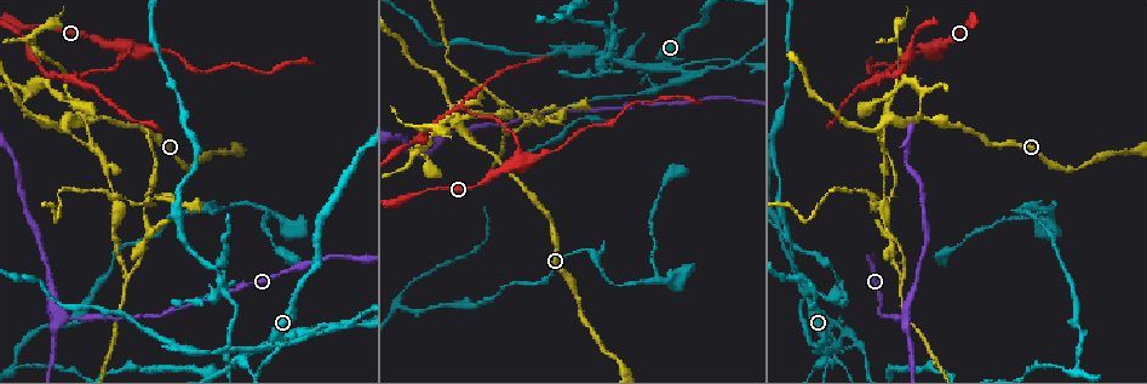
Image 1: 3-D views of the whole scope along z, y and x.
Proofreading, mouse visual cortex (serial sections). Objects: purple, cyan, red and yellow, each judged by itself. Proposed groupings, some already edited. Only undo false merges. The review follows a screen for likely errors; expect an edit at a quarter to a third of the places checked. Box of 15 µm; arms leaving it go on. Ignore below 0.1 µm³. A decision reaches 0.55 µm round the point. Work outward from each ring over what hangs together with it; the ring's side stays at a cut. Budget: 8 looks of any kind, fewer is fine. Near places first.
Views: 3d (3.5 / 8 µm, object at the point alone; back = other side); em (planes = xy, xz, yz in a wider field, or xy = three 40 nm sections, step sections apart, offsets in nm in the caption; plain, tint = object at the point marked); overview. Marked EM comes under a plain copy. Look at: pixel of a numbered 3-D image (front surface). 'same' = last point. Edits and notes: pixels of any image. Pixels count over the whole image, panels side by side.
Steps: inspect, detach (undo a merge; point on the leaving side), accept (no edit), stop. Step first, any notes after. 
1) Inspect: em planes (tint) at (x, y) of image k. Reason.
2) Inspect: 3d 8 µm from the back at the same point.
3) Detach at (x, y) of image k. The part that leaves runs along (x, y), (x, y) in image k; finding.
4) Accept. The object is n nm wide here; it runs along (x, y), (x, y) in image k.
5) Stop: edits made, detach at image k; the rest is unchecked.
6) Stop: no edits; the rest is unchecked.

Inspect: 3d 8 µm at (924, 45) of image 1. Abrupt turn.

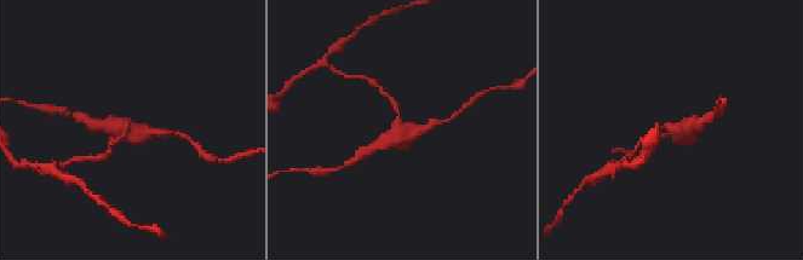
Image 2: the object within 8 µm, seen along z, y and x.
Inspect: 3d 3.5 µm at (397, 125) of image 2.

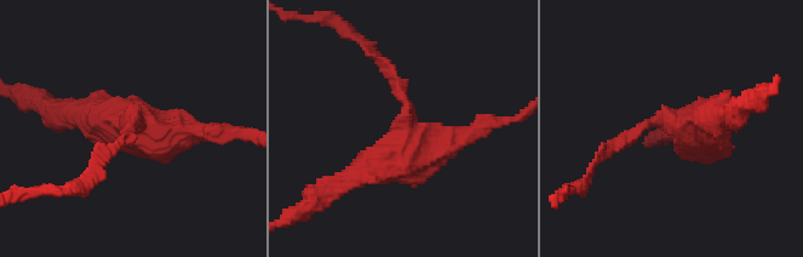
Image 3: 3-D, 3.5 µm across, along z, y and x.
Inspect: em xy step 2 (tint) at (672, 120) of image 3.

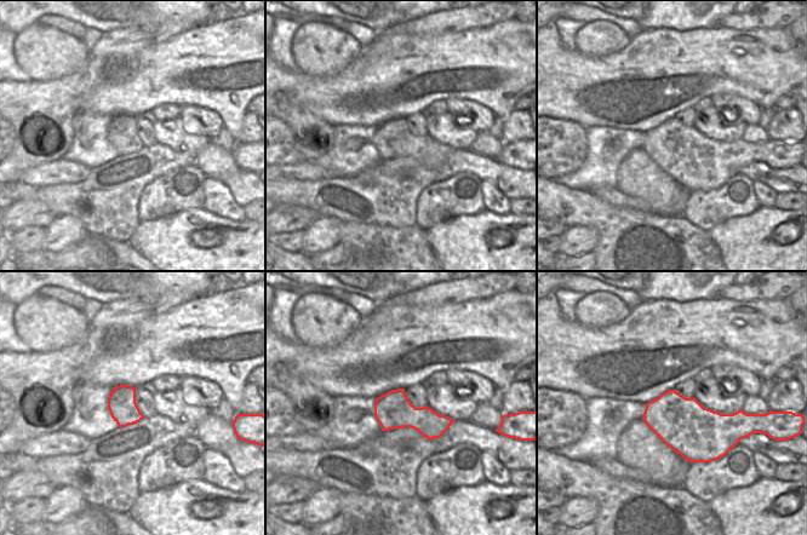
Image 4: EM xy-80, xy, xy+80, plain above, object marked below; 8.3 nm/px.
Detach at (607, 154) of image 3. The part that leaves runs along (634, 133), (572, 189) in image 3; two cells meet here.

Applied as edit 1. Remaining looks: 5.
Inspect: 3d 3.5 µm at (80, 112) of image 1.

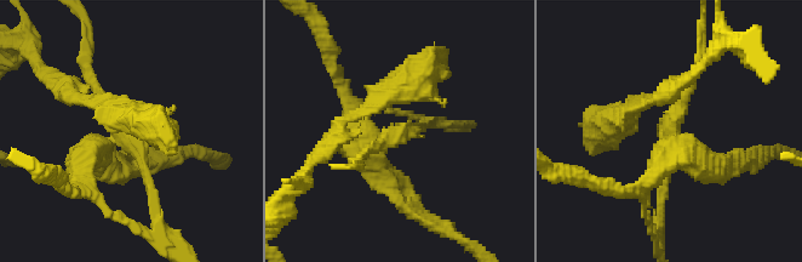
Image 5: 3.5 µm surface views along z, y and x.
Inspect: em xy step 2 (tint) at (119, 139) of image 5. 4 arms meet here; the arms are 150, 150, 250, 350 nm wide.

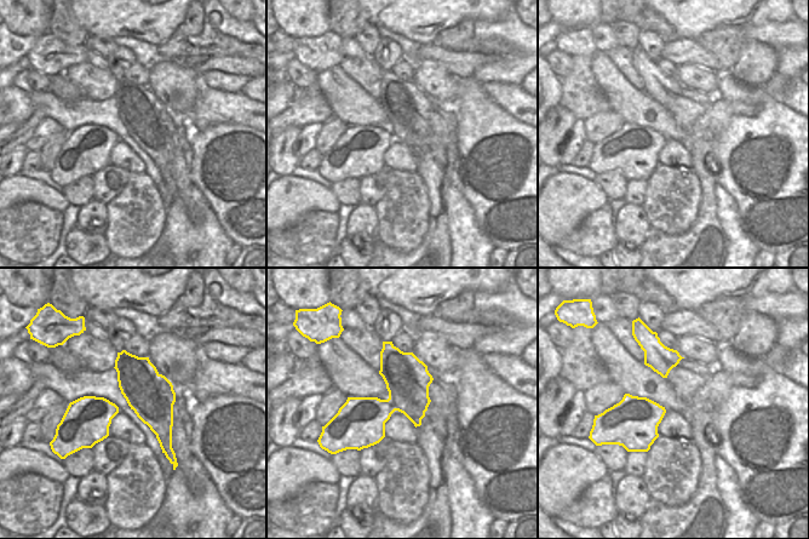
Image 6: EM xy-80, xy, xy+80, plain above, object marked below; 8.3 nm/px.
Detach at (634, 123) of image 5. The part that leaves runs along (115, 138), (142, 154), (156, 221), (172, 235) in image 5; two cells meet here.

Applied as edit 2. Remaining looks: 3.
Inspect: 3d 3.5 µm at (283, 345) of image 1. Sharp bend.

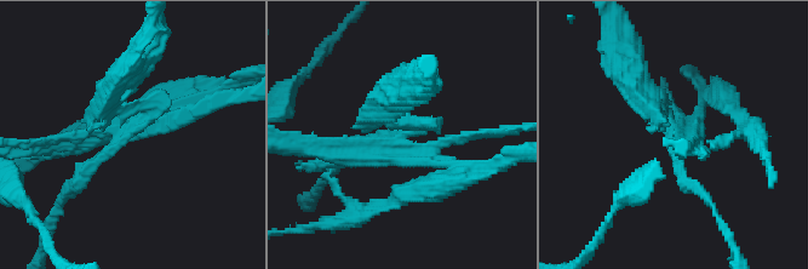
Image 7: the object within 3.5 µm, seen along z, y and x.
Inspect: em planes (tint) at (395, 151) of image 7. Need the tissue.

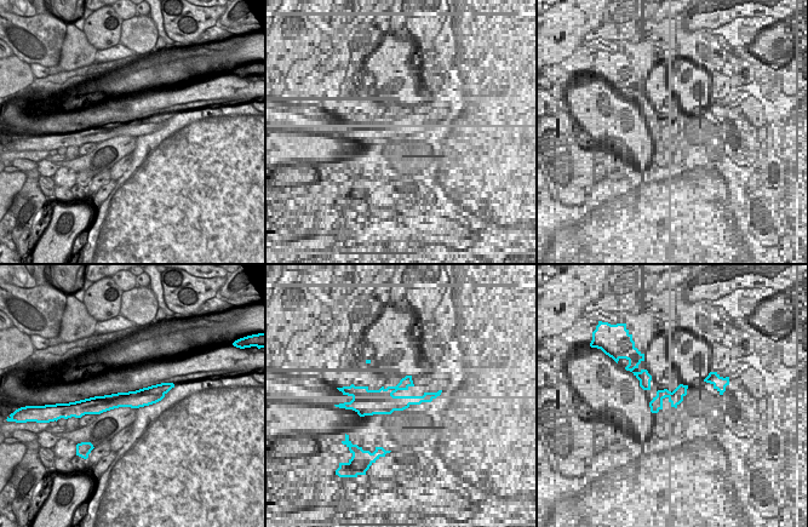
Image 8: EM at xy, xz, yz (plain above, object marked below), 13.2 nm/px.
Inspect: em xy step 2 (tint) at the same point. Cut it another way.

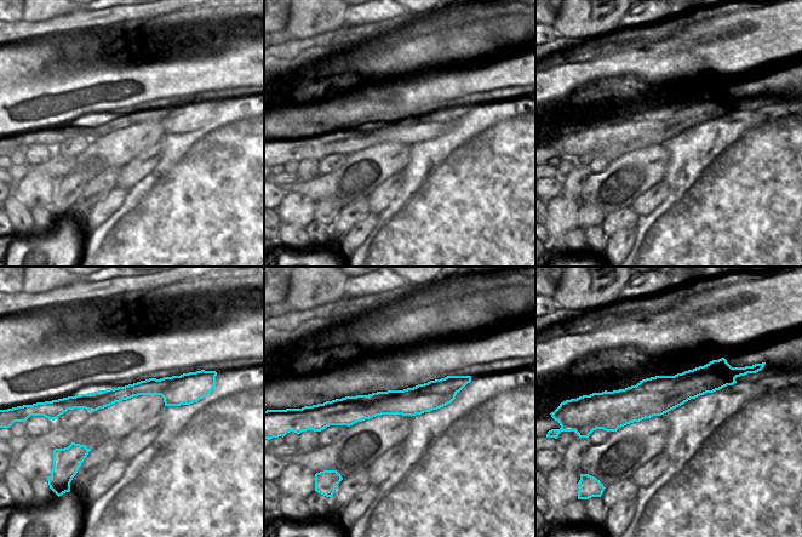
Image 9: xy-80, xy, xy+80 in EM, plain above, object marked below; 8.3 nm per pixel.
Detach at (333, 147) of image 7. The part that leaves runs along (396, 124), (393, 154), (330, 152) in image 7; a second cell is stuck on.

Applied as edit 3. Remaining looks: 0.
Stop: edits made, detach at image 3, detach at image 5, detach at image 7; the rest is unchecked.

